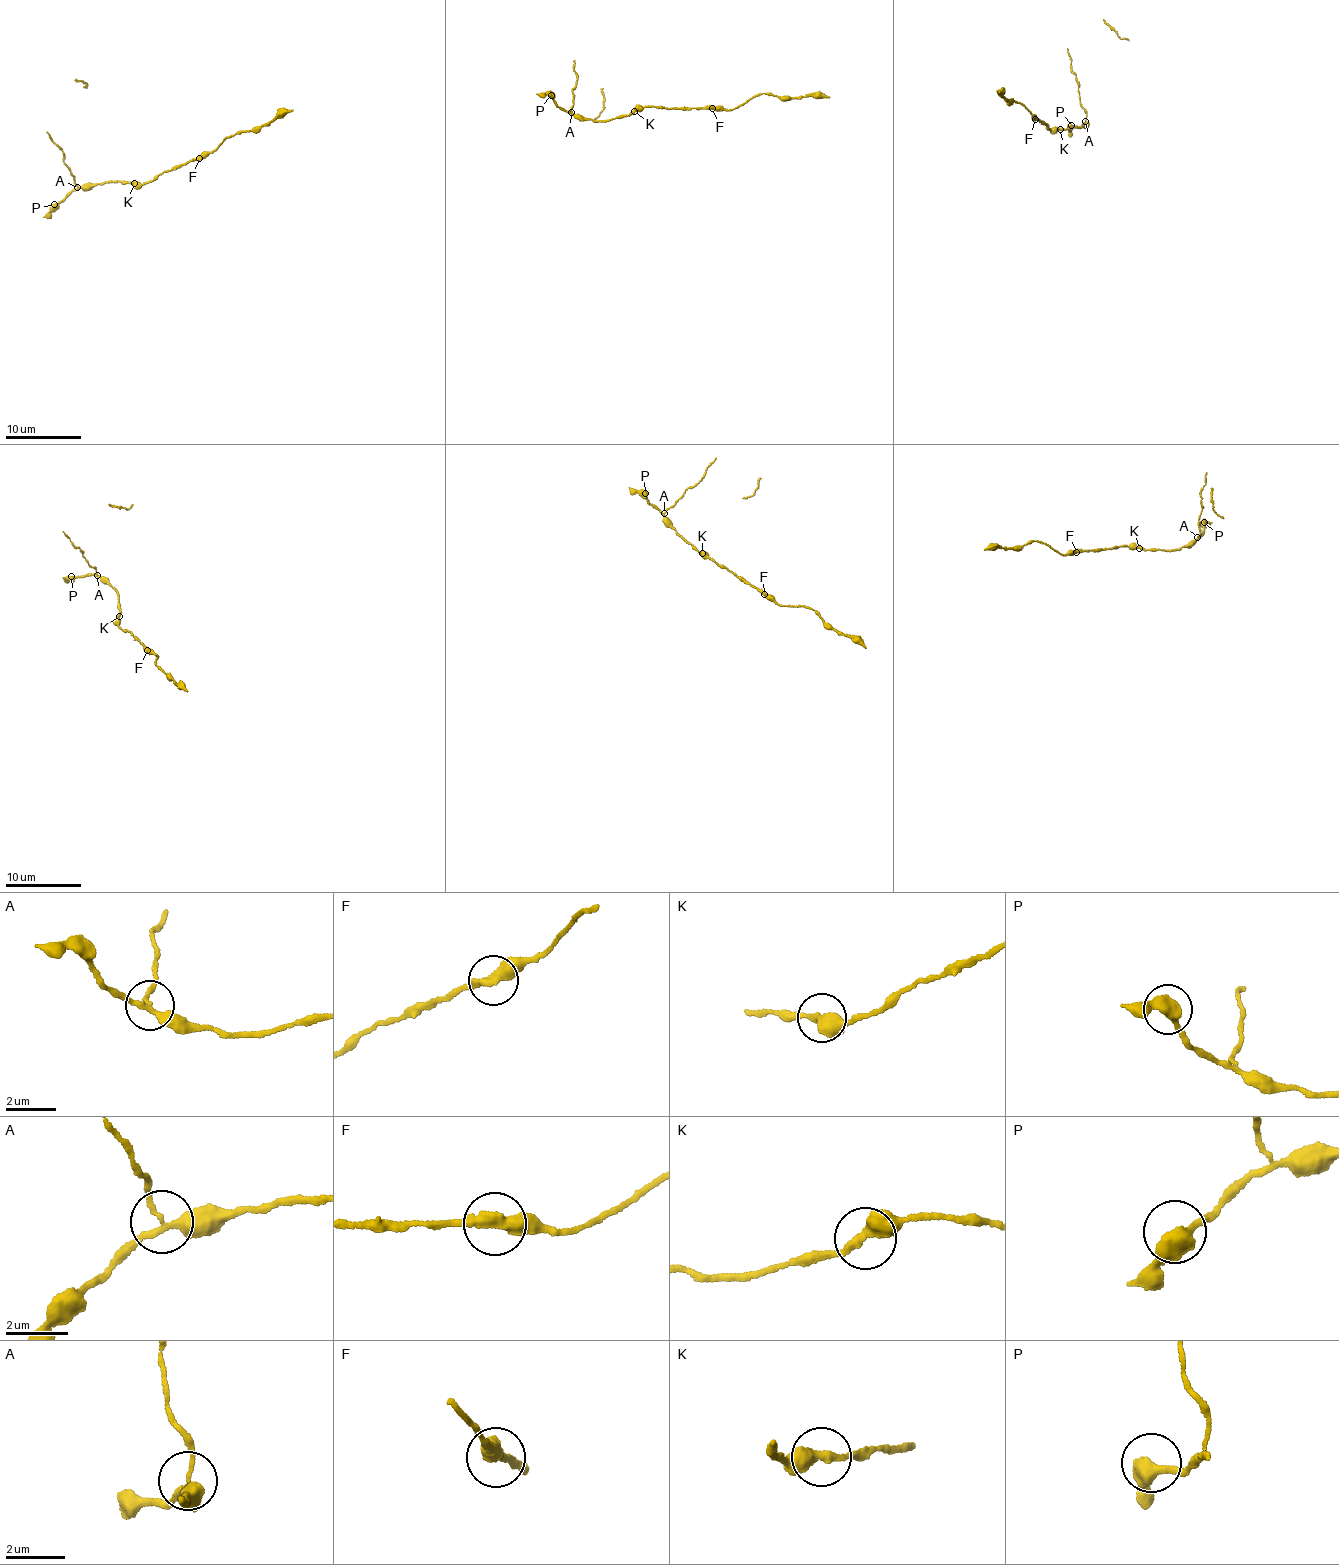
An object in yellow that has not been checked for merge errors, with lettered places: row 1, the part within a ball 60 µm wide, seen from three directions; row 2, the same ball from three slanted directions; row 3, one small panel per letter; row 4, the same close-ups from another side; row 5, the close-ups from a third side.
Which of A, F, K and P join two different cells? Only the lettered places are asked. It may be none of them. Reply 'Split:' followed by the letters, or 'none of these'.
Split: A

